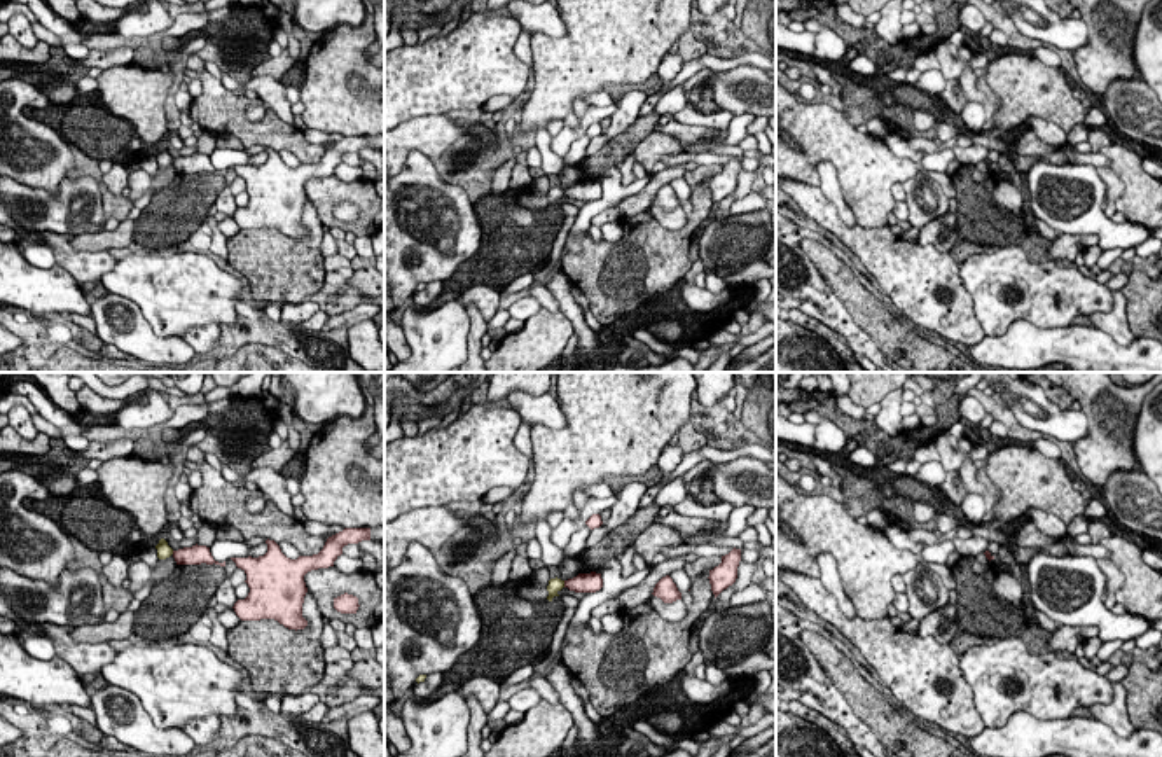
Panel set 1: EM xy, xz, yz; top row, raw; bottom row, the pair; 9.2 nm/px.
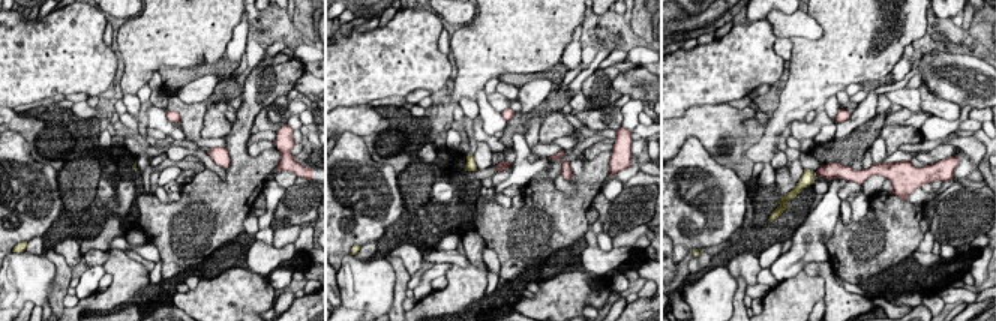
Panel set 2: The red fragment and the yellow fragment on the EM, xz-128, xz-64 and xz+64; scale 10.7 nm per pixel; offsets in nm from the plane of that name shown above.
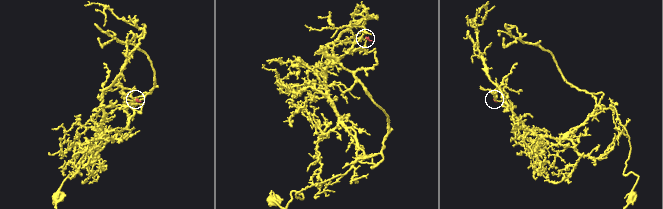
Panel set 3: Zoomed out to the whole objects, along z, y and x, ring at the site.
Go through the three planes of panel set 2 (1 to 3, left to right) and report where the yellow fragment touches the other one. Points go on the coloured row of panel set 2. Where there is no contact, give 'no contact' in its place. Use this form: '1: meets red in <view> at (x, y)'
1: no contact
2: no contact
3: no contact

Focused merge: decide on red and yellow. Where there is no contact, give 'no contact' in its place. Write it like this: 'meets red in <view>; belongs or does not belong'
meets red in xz; does not belong

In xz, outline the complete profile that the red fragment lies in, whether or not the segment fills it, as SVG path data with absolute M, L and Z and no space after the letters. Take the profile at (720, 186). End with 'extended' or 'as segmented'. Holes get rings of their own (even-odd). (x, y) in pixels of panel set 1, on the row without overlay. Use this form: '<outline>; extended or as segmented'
M732 157L729 163L722 164L722 171L709 178L709 192L715 206L732 194L737 187L737 175L741 170L741 157Z; as segmented

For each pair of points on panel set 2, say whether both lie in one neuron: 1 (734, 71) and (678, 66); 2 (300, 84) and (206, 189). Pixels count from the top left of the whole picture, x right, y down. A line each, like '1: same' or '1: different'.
1: same
2: different

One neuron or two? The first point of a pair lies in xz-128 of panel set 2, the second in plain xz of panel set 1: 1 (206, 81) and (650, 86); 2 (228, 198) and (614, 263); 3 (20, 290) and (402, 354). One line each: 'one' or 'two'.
1: two
2: one
3: two

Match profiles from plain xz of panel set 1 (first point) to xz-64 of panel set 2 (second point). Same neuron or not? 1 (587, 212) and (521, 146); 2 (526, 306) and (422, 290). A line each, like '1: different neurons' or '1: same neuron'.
1: same neuron
2: same neuron

